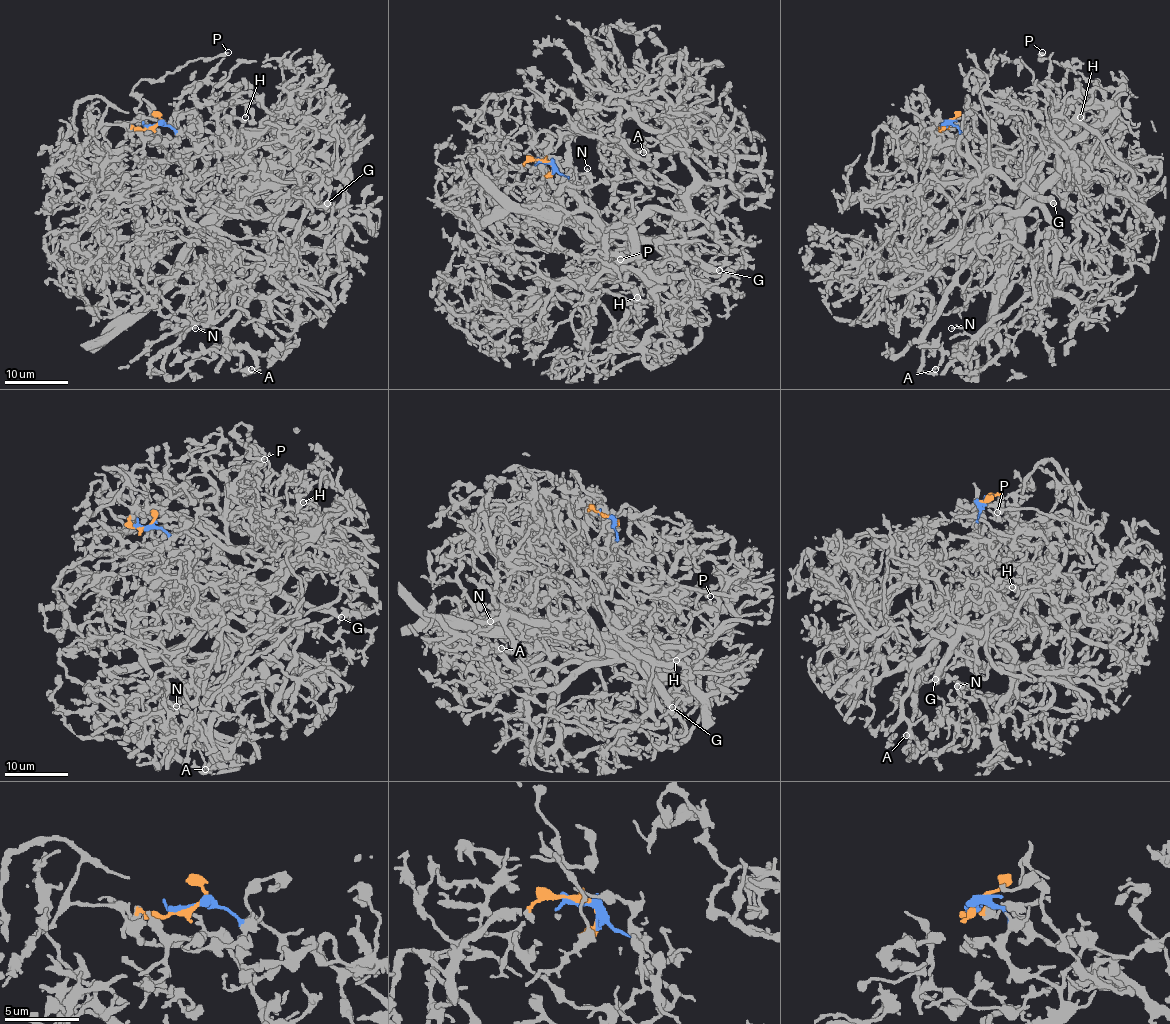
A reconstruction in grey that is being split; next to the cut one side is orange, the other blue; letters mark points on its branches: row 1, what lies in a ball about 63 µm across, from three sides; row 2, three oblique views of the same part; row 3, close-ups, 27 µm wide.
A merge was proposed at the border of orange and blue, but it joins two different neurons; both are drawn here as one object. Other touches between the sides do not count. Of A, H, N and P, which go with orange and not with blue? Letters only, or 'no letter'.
H, P

